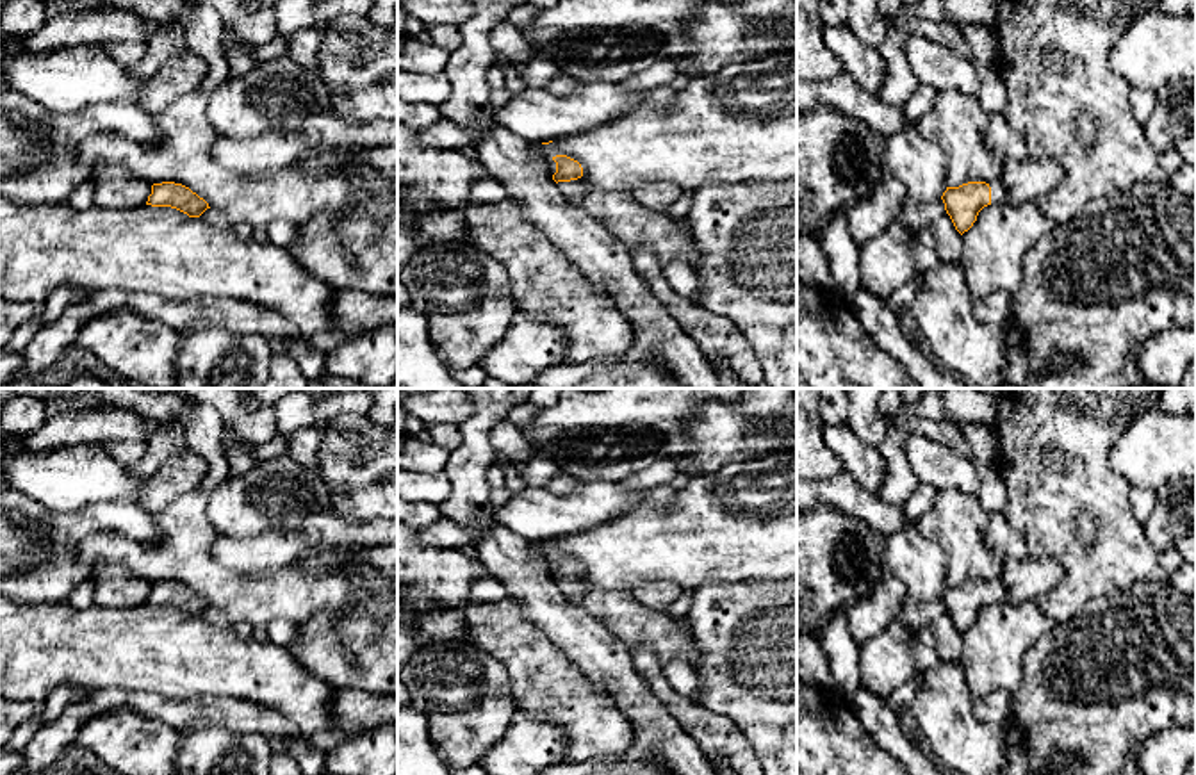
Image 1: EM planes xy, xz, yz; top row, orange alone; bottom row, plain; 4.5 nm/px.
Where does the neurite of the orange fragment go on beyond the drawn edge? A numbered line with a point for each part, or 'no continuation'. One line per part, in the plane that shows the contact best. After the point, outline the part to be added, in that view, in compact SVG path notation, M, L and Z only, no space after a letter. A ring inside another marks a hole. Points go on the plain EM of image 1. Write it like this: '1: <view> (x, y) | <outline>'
1: yz (999, 594) | M995 579L995 581L987 581L987 583L991 586L991 604L1007 602L1007 590L1002 584L1002 581L1000 579Z

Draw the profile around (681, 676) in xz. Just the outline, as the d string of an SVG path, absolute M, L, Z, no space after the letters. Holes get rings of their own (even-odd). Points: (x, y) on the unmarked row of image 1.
M684 661L668 663L663 666L663 673L677 693L688 698L697 697L699 682L690 665Z

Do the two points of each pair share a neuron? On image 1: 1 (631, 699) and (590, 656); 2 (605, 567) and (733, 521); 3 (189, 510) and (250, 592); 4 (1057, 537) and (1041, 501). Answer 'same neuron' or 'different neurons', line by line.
1: same neuron
2: same neuron
3: same neuron
4: same neuron

